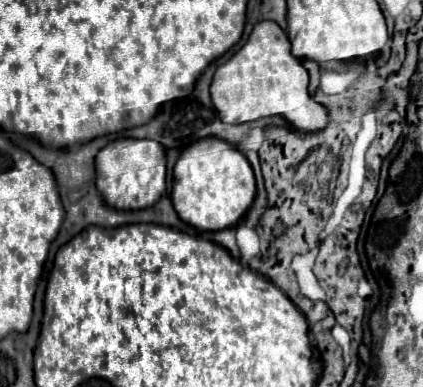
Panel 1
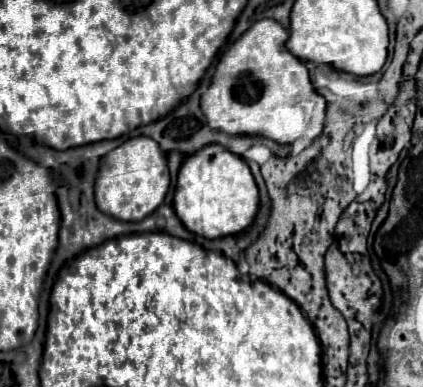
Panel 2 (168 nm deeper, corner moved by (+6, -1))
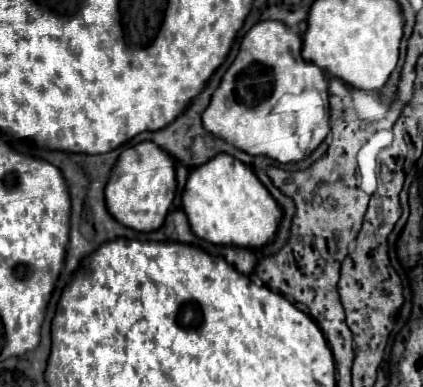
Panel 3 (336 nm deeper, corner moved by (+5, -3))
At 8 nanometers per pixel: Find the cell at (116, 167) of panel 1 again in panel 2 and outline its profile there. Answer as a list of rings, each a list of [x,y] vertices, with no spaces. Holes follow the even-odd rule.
[[[137,136],[103,156],[95,182],[95,200],[103,214],[123,222],[139,222],[163,204],[167,190],[169,168],[165,152],[157,146],[157,142],[153,142],[153,138]]]

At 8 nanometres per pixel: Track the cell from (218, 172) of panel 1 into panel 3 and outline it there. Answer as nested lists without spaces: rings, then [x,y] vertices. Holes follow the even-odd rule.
[[[218,154],[190,172],[182,192],[182,206],[192,232],[210,244],[222,246],[260,248],[274,238],[282,218],[276,200],[252,168],[230,154]]]

